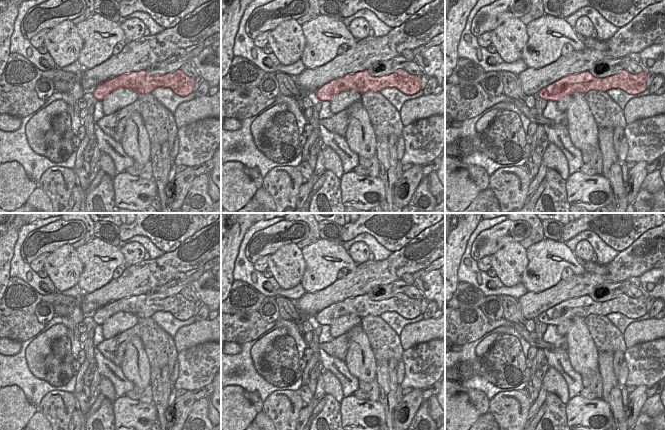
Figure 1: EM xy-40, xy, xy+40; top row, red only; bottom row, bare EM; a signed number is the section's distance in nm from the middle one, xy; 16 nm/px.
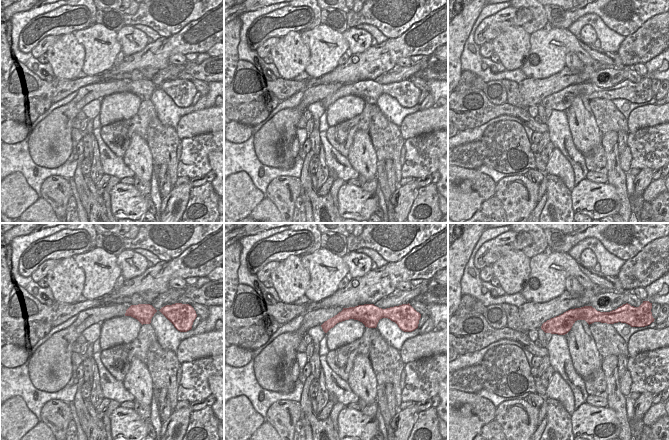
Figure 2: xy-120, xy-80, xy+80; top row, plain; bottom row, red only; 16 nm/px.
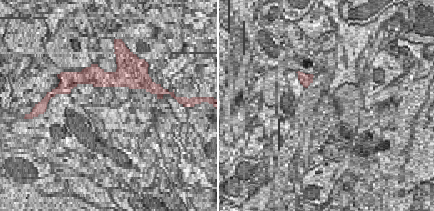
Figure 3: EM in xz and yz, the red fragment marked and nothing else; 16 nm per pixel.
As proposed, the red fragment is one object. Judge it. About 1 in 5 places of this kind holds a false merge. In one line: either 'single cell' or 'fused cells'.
single cell

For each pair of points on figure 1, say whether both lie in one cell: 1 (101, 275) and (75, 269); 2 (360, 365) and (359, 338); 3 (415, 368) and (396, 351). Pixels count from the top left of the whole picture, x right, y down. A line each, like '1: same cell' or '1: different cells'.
1: different cells
2: same cell
3: different cells

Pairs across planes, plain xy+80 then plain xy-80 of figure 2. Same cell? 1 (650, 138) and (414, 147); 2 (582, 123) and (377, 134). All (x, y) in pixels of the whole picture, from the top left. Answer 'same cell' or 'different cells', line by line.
1: same cell
2: different cells

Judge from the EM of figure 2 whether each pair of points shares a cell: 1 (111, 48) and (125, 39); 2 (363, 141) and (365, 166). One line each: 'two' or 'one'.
1: two
2: one

